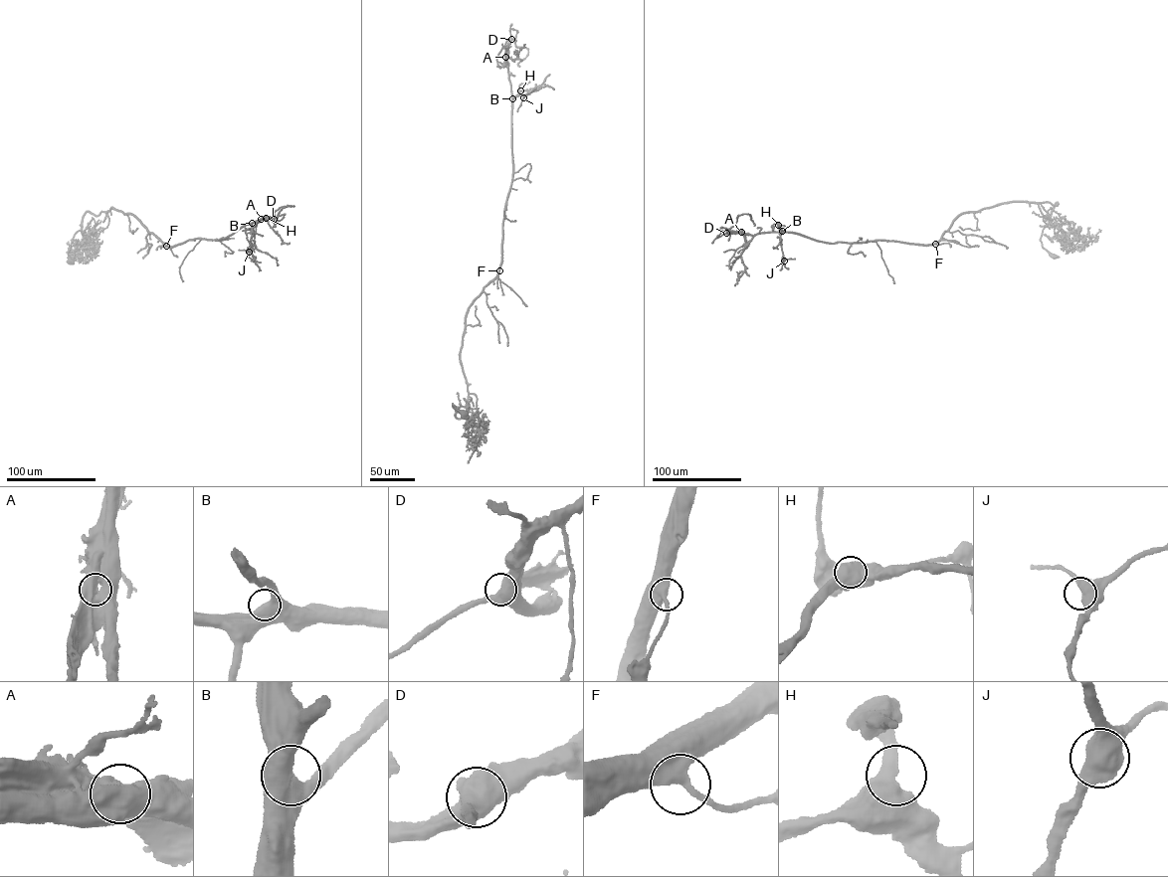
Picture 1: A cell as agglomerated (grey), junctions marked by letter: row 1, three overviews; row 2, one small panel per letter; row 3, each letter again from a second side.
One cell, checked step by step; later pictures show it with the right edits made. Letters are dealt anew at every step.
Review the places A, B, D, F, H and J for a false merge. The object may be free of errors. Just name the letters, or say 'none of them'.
A

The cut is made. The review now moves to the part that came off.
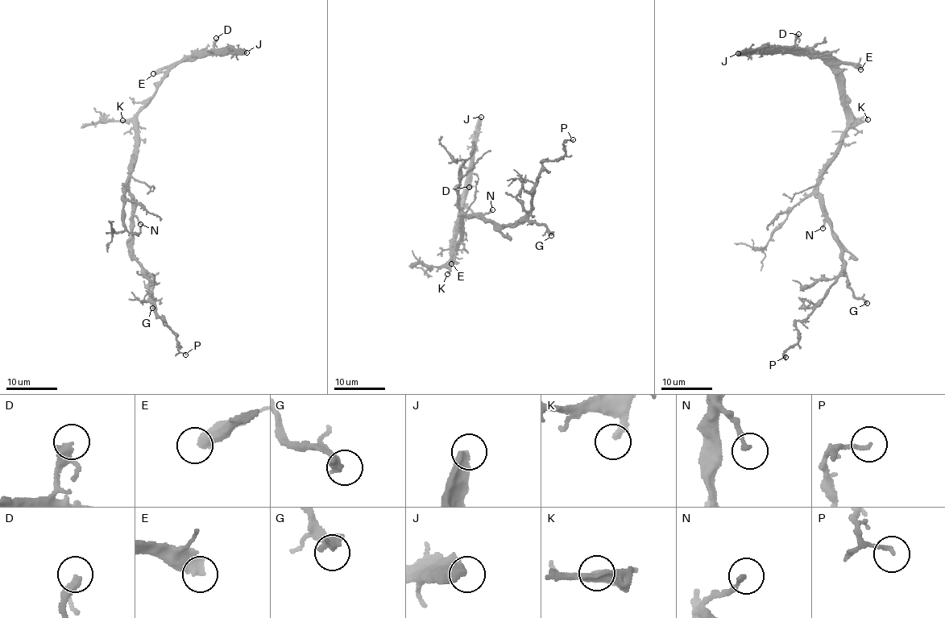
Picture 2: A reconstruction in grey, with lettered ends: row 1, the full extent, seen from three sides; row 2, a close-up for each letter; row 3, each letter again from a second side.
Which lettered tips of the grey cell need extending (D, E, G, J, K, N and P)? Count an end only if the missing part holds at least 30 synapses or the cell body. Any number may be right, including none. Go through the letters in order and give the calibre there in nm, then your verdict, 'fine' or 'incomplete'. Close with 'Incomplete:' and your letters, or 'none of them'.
D: calibre 300 nm; fine
E: calibre 480 nm; incomplete
G: calibre 440 nm; fine
J: calibre 500 nm; incomplete
K: calibre 260 nm; fine
N: calibre 180 nm; fine
P: calibre 140 nm; fine
Incomplete: E, J

